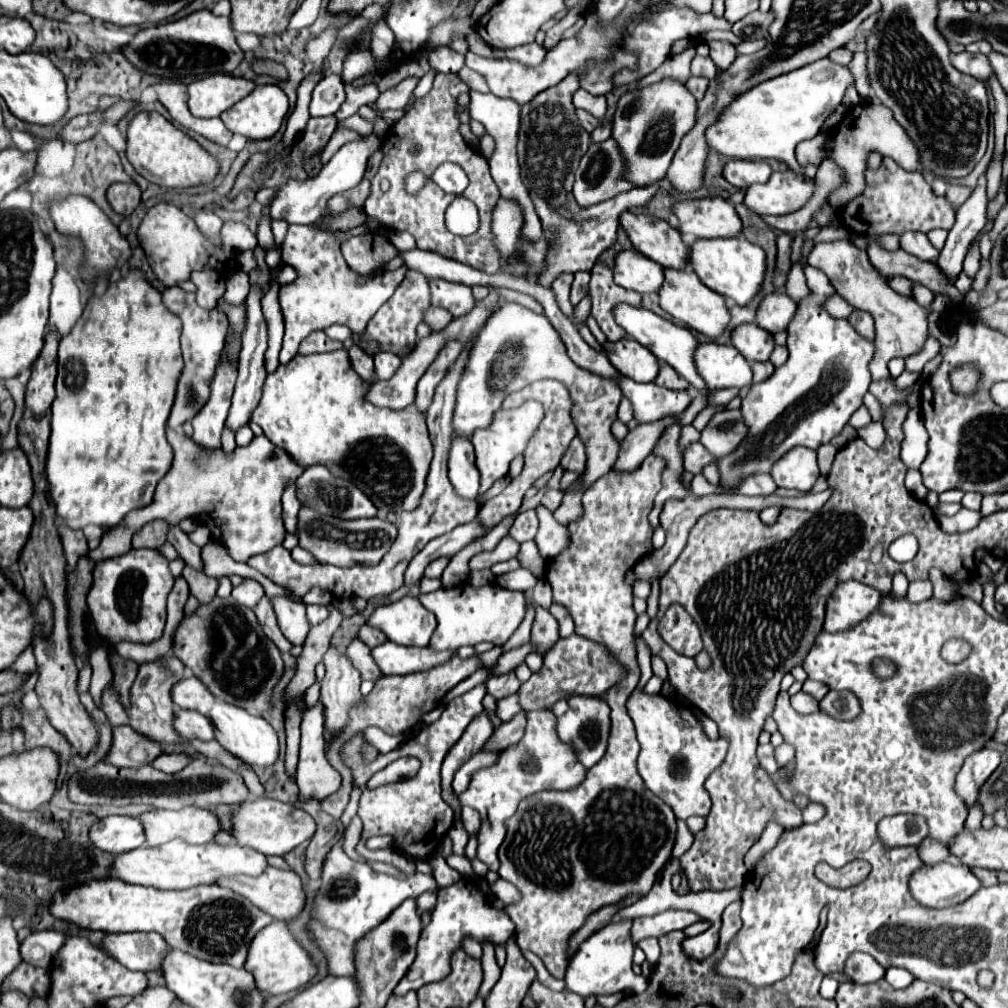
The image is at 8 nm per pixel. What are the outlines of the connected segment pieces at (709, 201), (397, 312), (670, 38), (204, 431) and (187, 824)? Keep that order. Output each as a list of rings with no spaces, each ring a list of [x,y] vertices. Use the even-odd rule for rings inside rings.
[[[721,197],[681,201],[673,211],[681,221],[682,239],[725,239],[739,237],[743,231],[735,207]]]
[[[407,271],[405,279],[393,293],[393,297],[375,313],[365,329],[365,341],[379,343],[381,351],[393,351],[399,357],[407,357],[417,345],[417,325],[423,321],[423,313],[429,309],[429,285],[427,277],[419,271]]]
[[[665,7],[665,9],[659,9],[655,11],[655,15],[647,17],[645,21],[641,21],[633,31],[631,35],[625,39],[623,43],[623,49],[633,53],[637,57],[637,67],[635,69],[621,69],[613,75],[613,85],[619,87],[619,85],[627,85],[627,83],[633,83],[633,81],[639,81],[643,79],[645,75],[653,73],[657,67],[661,67],[661,63],[669,57],[669,51],[671,51],[671,45],[677,41],[677,39],[683,39],[683,37],[691,37],[695,39],[697,35],[701,35],[703,31],[713,31],[713,29],[723,29],[723,31],[729,31],[731,29],[731,23],[727,19],[719,19],[715,17],[713,13],[697,13],[689,7]]]
[[[223,351],[221,363],[211,383],[211,397],[207,405],[201,409],[201,413],[197,413],[197,417],[191,421],[195,429],[193,441],[205,447],[205,451],[221,449],[221,431],[223,431],[227,411],[231,405],[235,379],[237,379],[237,369],[227,361],[225,351]]]
[[[193,805],[179,811],[145,811],[139,819],[145,827],[145,843],[149,847],[163,845],[173,837],[181,837],[191,845],[205,845],[221,831],[221,823],[213,811],[197,809]]]

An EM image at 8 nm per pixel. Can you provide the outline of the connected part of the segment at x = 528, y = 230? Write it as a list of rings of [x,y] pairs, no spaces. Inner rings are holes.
[[[533,207],[533,213],[525,213],[525,225],[523,225],[523,229],[521,229],[521,237],[525,237],[525,239],[539,239],[541,237],[541,233],[543,233],[543,229],[541,229],[541,219],[537,217],[537,211],[535,211],[535,207]]]

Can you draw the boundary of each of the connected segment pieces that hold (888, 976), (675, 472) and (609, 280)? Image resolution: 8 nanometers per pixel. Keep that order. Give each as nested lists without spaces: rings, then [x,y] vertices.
[[[889,967],[885,973],[885,981],[893,987],[893,989],[903,989],[909,983],[913,983],[913,975],[907,969],[899,969],[899,967]]]
[[[669,425],[669,429],[663,431],[663,435],[659,437],[659,441],[657,441],[655,449],[653,449],[655,455],[663,457],[667,462],[666,470],[662,475],[663,487],[659,491],[659,495],[657,495],[657,499],[655,499],[655,507],[653,507],[651,515],[649,515],[649,521],[651,521],[653,529],[659,525],[659,513],[663,509],[663,503],[667,499],[671,499],[671,497],[687,495],[687,489],[683,489],[683,485],[679,483],[679,477],[681,477],[681,473],[685,469],[683,469],[683,455],[679,451],[677,441],[679,441],[679,427]]]
[[[597,261],[595,267],[591,269],[589,297],[591,297],[591,315],[599,323],[607,339],[609,341],[625,339],[625,329],[617,325],[613,309],[619,303],[641,307],[641,297],[633,291],[617,291],[617,285],[613,283],[613,269],[603,261]]]

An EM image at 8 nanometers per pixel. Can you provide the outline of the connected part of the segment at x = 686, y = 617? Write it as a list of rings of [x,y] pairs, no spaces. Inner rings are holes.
[[[673,603],[659,621],[658,631],[663,640],[680,654],[694,657],[703,649],[698,626],[684,607],[677,603]]]

